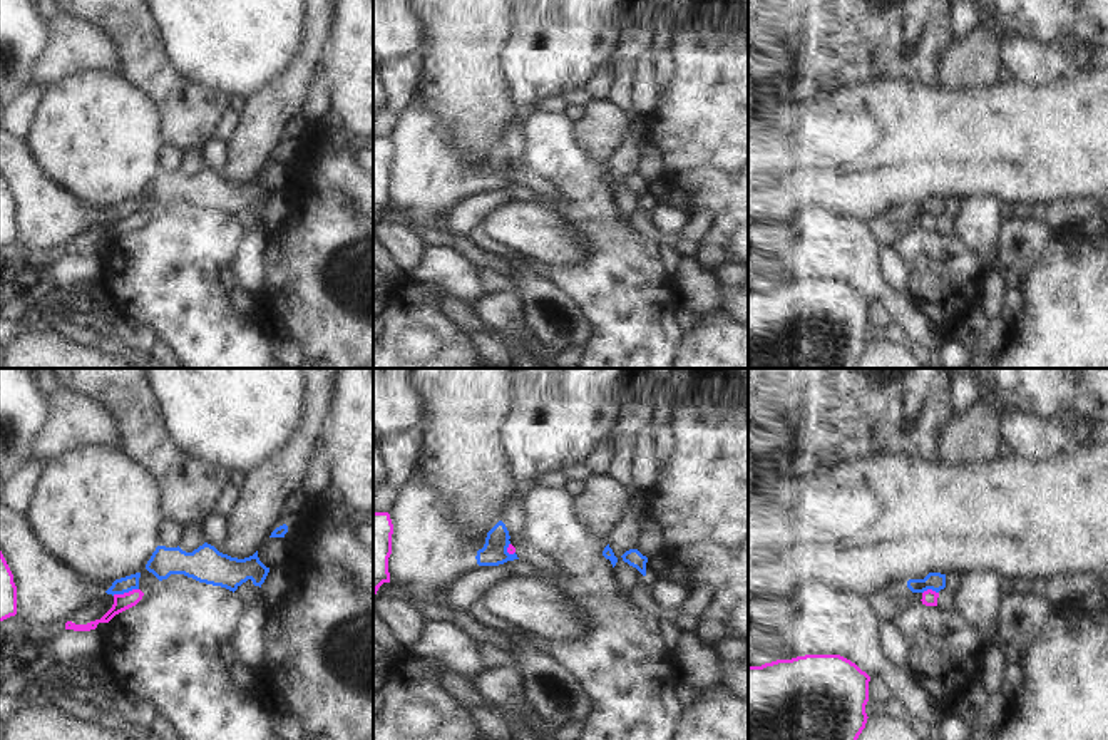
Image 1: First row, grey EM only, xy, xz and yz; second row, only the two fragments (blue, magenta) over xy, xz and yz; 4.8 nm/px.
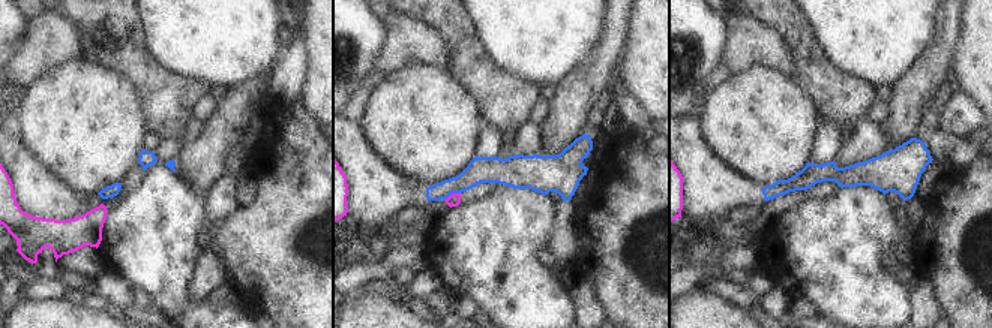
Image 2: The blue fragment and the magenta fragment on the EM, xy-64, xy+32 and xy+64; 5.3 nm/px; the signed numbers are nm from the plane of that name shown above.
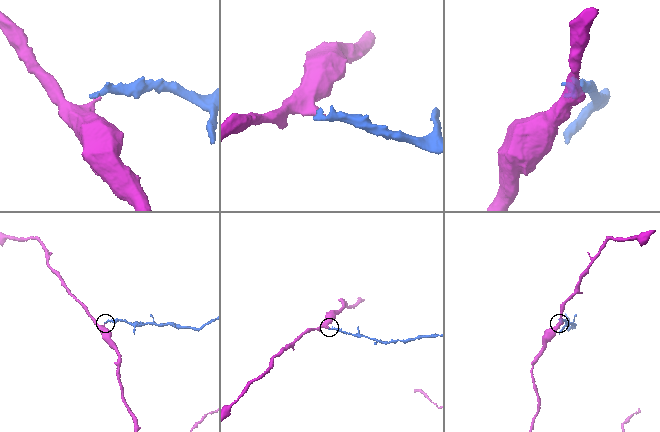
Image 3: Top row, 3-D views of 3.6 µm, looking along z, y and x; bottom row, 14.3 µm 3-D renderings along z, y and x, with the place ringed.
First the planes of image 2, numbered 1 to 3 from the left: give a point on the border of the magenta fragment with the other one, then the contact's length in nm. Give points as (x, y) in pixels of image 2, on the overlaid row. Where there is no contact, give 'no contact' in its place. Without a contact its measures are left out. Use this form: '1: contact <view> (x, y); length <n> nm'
1: no contact
2: contact xy+32 (452, 192); length 100 nm
3: no contact

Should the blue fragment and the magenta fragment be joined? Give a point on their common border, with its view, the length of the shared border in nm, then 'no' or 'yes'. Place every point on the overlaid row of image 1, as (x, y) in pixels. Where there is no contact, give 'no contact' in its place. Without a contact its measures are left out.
xy (124, 591) | 130 nm | no

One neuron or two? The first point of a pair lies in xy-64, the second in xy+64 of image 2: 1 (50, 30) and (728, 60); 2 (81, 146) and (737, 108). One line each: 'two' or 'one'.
1: one
2: one

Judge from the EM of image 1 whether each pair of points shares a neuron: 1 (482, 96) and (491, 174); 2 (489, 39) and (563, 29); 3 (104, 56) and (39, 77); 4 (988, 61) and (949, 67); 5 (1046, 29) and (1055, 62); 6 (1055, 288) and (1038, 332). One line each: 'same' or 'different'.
1: different
2: different
3: same
4: same
5: different
6: same

